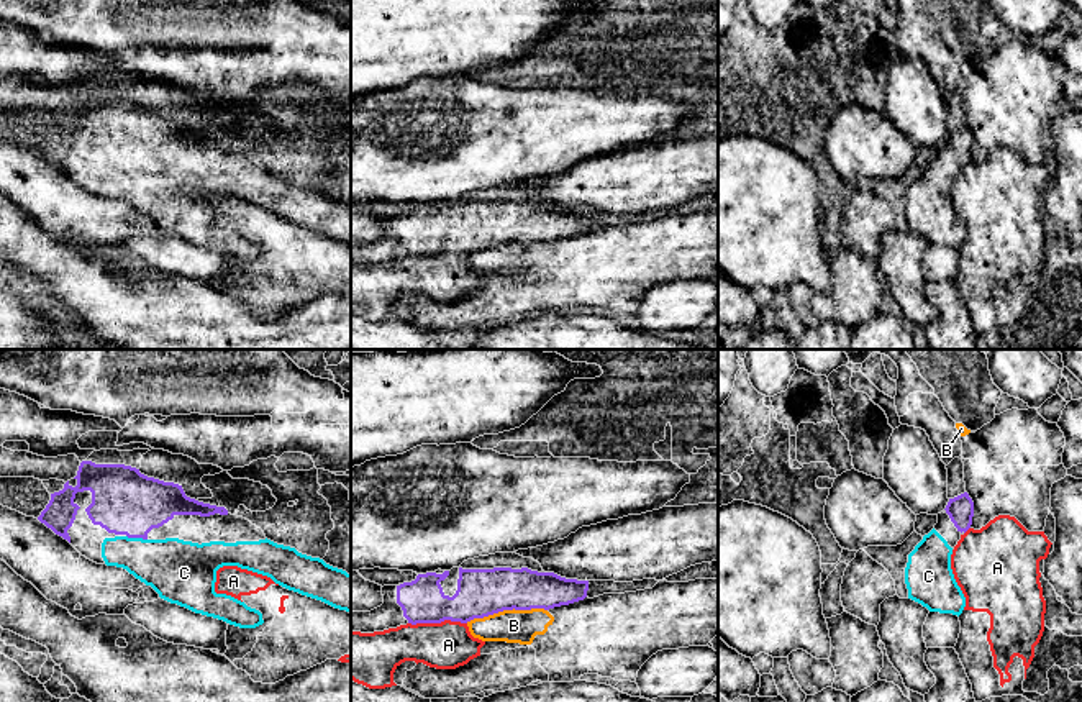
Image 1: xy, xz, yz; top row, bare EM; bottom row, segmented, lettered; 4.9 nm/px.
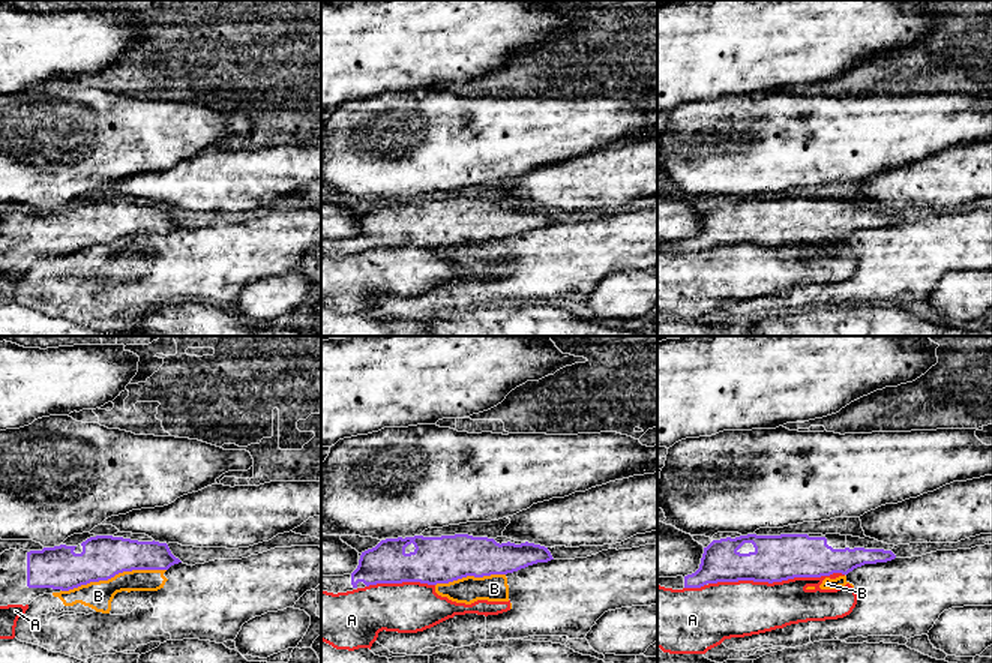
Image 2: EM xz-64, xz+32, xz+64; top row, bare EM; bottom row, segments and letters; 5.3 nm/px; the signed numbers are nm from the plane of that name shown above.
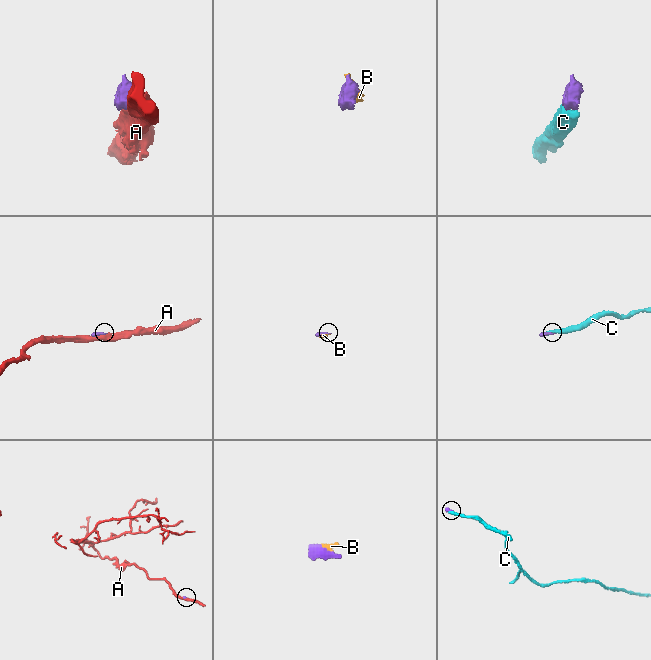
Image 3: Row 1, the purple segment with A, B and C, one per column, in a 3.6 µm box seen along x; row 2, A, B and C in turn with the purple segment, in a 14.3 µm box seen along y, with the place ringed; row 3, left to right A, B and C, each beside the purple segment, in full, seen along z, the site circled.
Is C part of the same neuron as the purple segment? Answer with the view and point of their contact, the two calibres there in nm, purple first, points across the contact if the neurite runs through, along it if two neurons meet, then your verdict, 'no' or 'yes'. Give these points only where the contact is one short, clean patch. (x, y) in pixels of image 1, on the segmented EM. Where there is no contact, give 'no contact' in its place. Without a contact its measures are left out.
xy (136, 537) | 320/300 nm | across xy (127, 502), (135, 510), (136, 537), (164, 565), (176, 569) | yes

